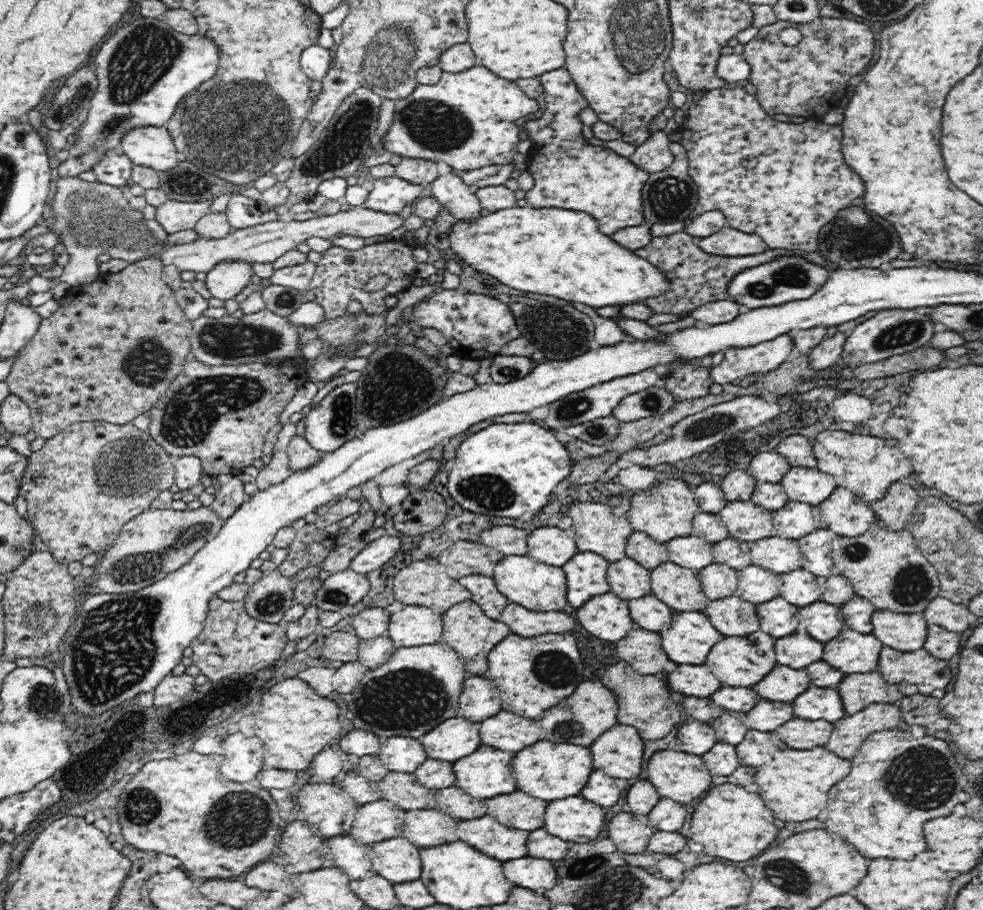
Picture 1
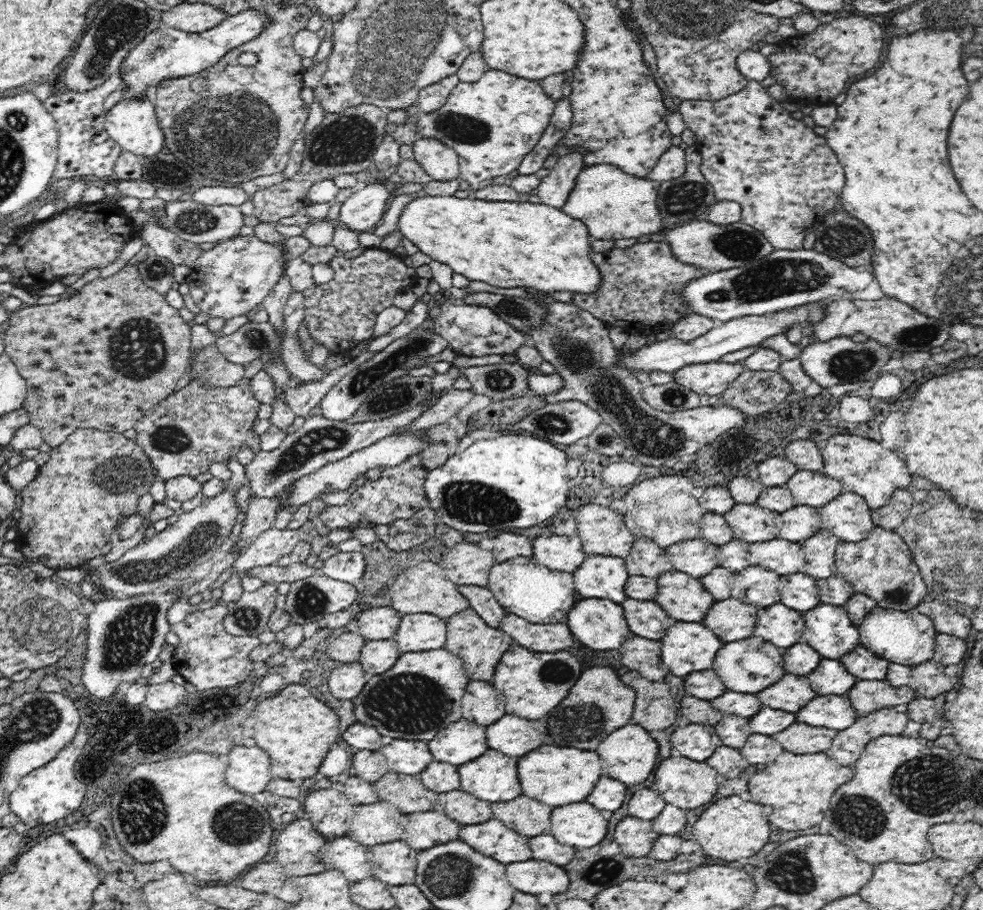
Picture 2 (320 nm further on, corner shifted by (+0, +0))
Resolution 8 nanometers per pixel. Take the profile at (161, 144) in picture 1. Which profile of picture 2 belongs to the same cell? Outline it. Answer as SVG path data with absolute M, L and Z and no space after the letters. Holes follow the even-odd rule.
M126 97L106 110L105 127L107 133L123 150L137 155L139 158L158 154L165 146L165 134L160 128L155 105L147 98Z

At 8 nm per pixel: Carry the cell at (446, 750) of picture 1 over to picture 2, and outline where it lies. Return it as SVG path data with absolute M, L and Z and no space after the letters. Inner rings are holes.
M469 720L453 722L429 741L434 761L460 766L481 757L488 749L486 727Z

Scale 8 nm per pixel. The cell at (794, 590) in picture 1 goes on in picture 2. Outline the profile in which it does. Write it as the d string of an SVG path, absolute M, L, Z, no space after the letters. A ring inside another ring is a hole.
M804 573L780 576L780 602L803 614L821 603L817 579Z

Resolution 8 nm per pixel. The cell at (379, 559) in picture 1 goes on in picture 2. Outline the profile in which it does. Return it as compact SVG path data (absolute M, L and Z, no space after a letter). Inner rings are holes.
M338 552L324 561L319 571L328 578L345 583L362 578L362 572L367 569L361 552Z

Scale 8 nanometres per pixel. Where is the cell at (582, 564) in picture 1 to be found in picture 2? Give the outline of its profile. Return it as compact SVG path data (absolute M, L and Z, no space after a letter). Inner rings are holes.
M586 555L584 562L573 572L575 590L585 598L608 599L615 603L624 602L628 598L625 586L631 575L623 558L613 555Z

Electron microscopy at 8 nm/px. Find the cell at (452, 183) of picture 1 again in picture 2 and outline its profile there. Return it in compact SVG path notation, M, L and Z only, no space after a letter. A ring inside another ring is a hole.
M417 136L412 144L414 160L433 180L452 180L459 177L458 153L447 144L435 138Z

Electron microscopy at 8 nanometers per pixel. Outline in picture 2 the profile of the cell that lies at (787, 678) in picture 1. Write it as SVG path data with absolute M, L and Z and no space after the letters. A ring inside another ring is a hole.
M785 674L780 682L758 693L758 699L764 706L774 710L790 710L792 714L802 710L808 702L818 695L814 692L807 675Z

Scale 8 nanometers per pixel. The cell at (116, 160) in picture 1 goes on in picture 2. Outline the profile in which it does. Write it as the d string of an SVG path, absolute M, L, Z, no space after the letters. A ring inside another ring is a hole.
M114 72L106 83L92 90L66 90L61 94L50 95L43 105L55 118L59 130L58 158L55 173L50 182L64 178L96 178L111 180L114 164L120 156L121 146L107 133L105 127L104 100L114 90L124 86L124 74Z

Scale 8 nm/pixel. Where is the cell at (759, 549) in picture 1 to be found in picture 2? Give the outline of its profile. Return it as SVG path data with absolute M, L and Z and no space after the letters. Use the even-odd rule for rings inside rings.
M780 537L773 538L766 542L750 543L750 554L756 556L756 562L758 562L760 566L774 571L780 576L805 572L806 562L801 543L788 542Z

